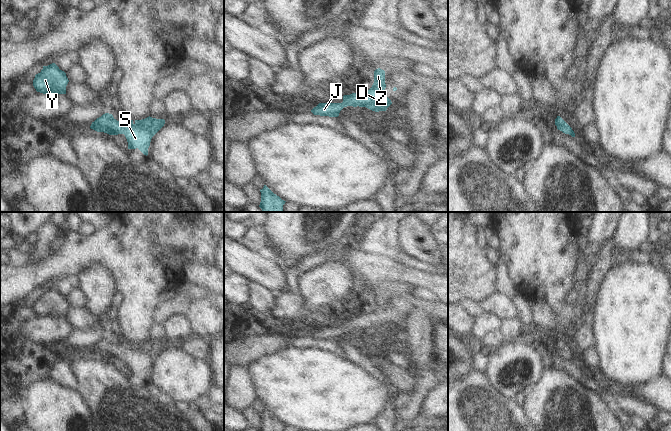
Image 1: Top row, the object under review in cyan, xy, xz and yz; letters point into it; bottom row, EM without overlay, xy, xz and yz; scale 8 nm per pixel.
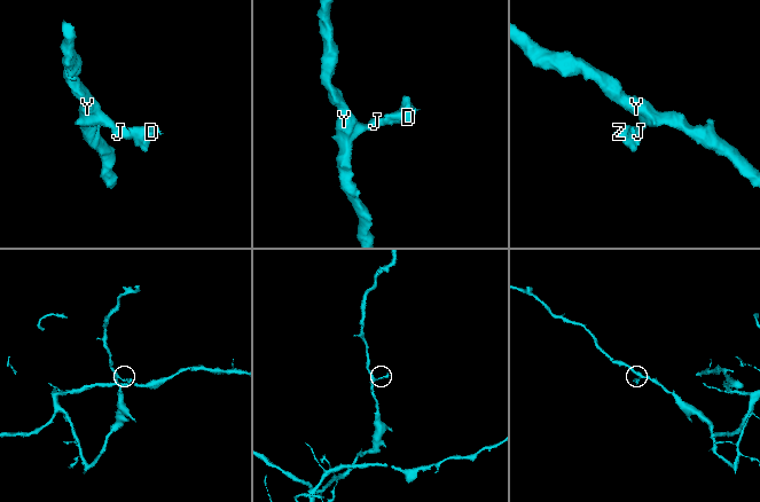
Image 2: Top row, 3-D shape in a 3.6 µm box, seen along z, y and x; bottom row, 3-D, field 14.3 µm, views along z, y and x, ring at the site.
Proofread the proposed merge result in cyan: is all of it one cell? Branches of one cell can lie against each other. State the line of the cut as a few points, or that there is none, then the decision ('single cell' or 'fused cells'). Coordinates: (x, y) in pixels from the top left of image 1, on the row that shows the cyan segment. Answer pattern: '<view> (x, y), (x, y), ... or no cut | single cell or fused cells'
no cut | single cell

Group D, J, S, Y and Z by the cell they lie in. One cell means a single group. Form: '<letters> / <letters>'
D J S Y Z

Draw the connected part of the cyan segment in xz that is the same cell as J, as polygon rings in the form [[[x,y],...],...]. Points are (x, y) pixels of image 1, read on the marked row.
[[[378,68],[374,71],[374,83],[369,90],[344,95],[342,103],[319,103],[311,112],[314,115],[338,117],[347,106],[366,107],[375,112],[386,111],[392,102],[385,95],[385,88],[385,71]]]

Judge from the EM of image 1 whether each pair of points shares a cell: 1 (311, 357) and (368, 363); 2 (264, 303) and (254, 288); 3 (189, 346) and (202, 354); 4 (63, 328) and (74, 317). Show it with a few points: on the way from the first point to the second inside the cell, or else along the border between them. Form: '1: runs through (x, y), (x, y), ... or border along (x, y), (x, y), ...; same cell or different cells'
1: border along (346, 358), (370, 374); different cells
2: runs through (261, 299), (257, 292); same cell
3: runs through (192, 346), (199, 351); same cell
4: border along (65, 318), (75, 329); different cells

